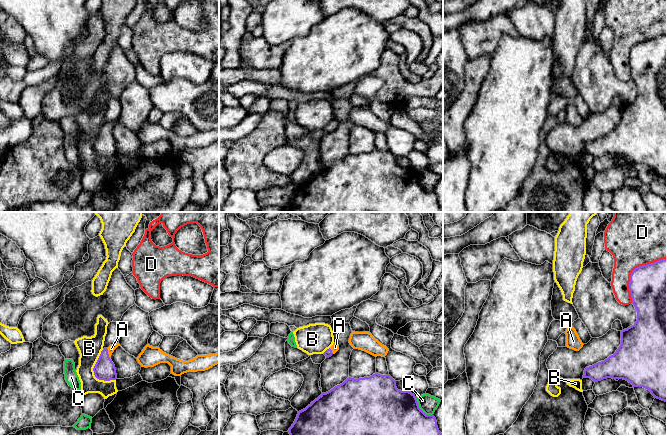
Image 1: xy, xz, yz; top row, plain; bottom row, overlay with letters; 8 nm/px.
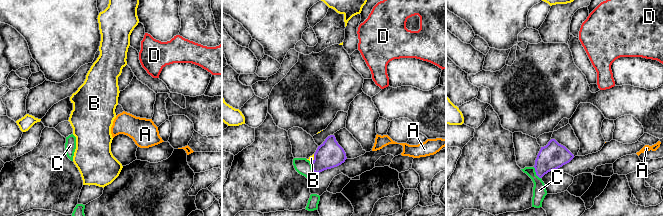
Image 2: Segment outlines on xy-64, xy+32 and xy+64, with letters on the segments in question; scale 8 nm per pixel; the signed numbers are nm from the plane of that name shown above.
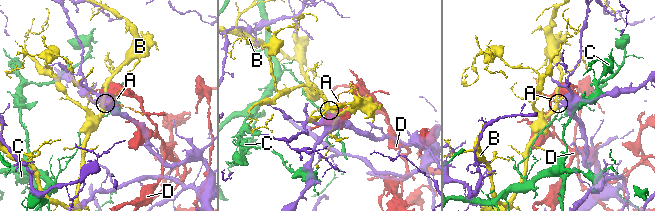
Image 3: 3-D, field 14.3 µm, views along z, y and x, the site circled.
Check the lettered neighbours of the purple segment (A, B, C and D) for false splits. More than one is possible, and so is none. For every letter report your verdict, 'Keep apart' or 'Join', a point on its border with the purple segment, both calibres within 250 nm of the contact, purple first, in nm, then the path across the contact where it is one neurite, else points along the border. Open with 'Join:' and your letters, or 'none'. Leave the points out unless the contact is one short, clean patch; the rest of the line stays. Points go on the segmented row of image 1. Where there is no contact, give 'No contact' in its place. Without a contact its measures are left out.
Join: A
A: Join. Touches purple at xy (108, 354). Thickness 170 nm (purple) against 60 nm. Path across: xy (104, 369), (104, 359), (108, 354), (111, 348)
B: Keep apart. Touches purple at xy (94, 373). Thickness 170 nm (purple) against 180 nm
C: Keep apart. Touches purple at xz (420, 409). Thickness 500 nm (purple) against 150 nm
D: Keep apart. Touches purple at yz (633, 270). Thickness 440 nm (purple) against 440 nm

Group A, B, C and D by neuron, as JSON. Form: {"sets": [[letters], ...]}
{"sets": [["A"], ["B"], ["C"], ["D"]]}

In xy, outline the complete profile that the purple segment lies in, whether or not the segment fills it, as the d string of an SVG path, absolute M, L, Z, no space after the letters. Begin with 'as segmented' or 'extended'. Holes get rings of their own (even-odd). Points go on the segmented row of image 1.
extended; M119 342L110 345L108 348L104 348L101 351L101 354L93 368L94 375L97 379L104 381L117 379L116 368L111 360L111 355L118 346L120 346Z

